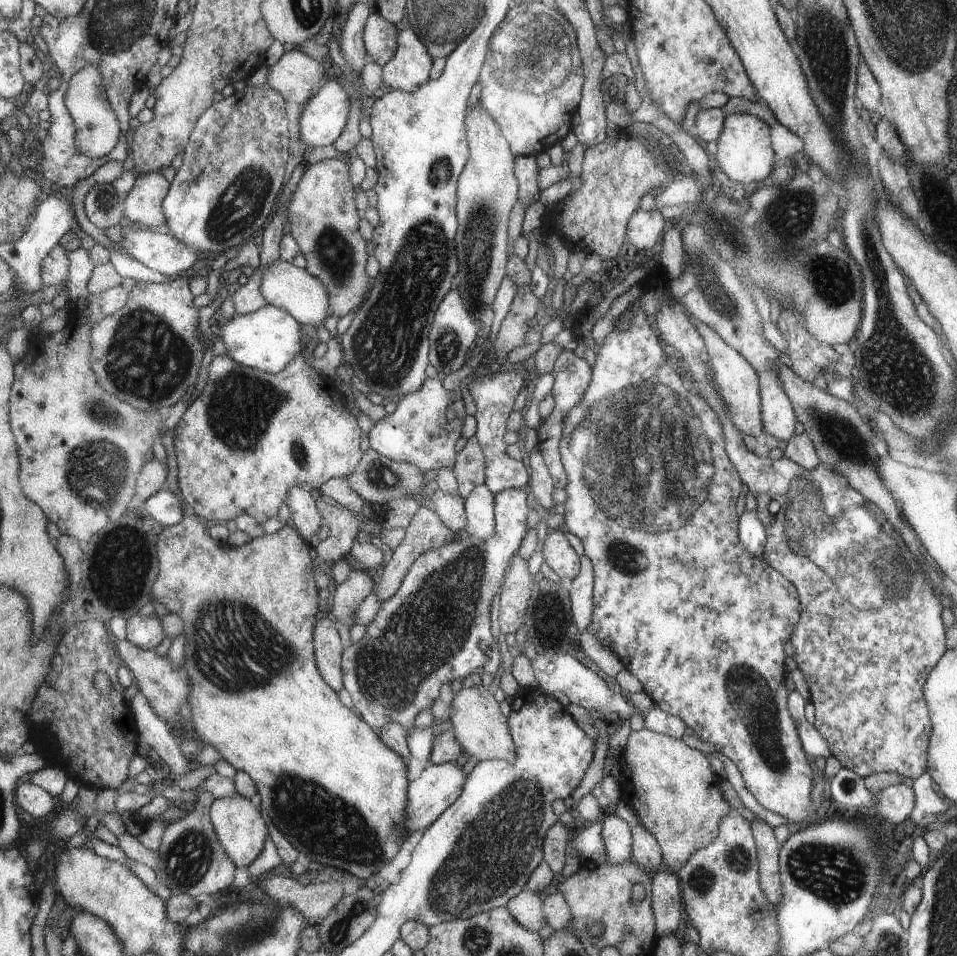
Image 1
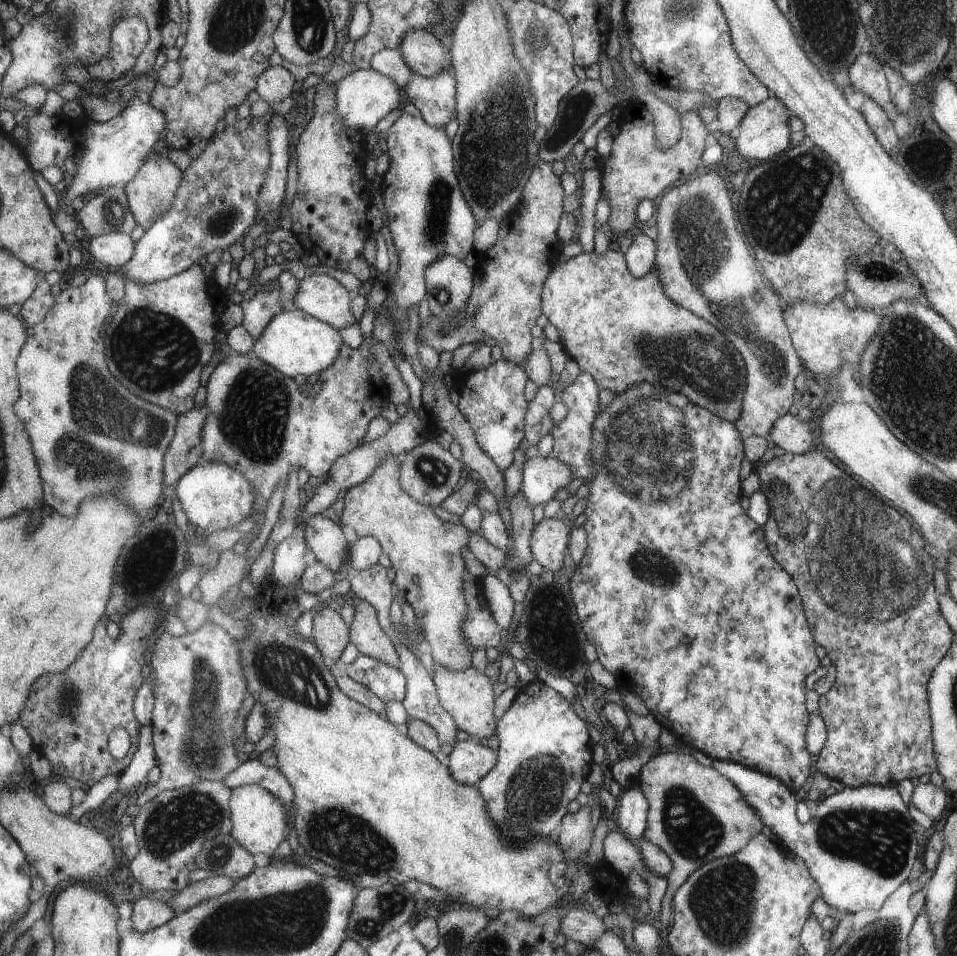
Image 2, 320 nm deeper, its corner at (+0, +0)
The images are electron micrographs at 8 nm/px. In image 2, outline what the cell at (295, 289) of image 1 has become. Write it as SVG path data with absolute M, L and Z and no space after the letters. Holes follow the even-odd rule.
M315 273L301 280L295 308L337 327L339 330L353 324L351 292L333 276Z

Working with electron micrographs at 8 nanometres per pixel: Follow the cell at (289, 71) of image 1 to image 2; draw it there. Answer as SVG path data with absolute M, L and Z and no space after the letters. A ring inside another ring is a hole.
M280 64L269 67L261 74L256 91L260 98L269 105L277 104L277 102L283 102L285 98L291 97L295 85L293 74Z

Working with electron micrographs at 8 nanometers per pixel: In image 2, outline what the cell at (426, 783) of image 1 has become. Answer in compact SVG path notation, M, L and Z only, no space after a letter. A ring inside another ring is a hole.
M473 738L455 742L448 755L450 775L458 783L466 785L475 785L476 780L493 768L498 757L496 750Z

